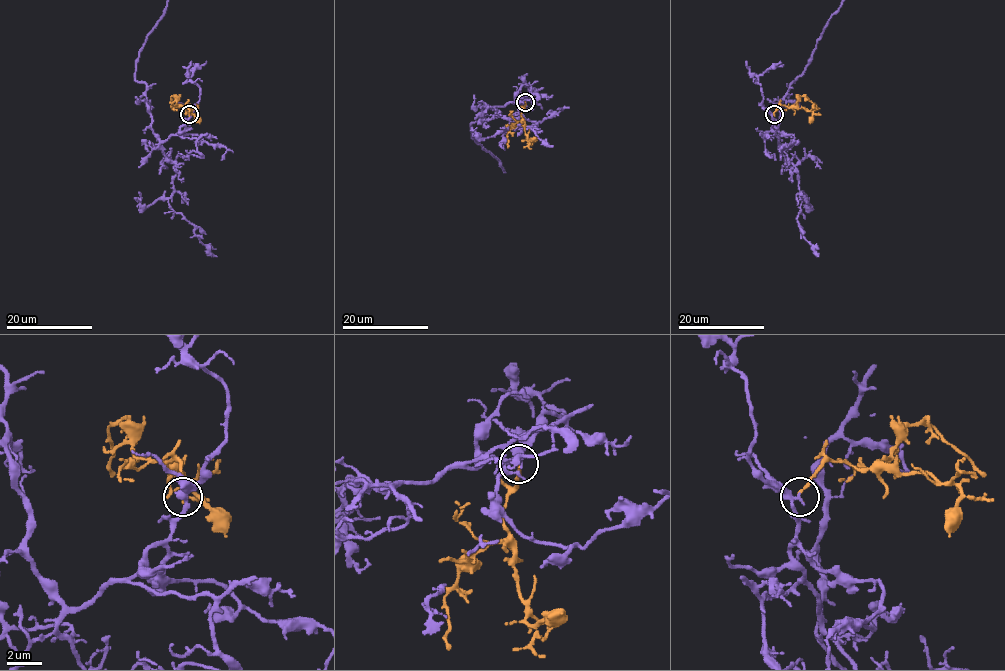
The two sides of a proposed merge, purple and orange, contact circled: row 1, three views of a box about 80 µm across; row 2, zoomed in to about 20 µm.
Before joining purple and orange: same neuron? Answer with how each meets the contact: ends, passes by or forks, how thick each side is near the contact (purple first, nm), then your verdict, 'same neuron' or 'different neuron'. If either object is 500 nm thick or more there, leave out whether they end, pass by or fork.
purple passes by; orange ends there; 300 nm thick on the purple side, 160 nm on the other; same neuron

